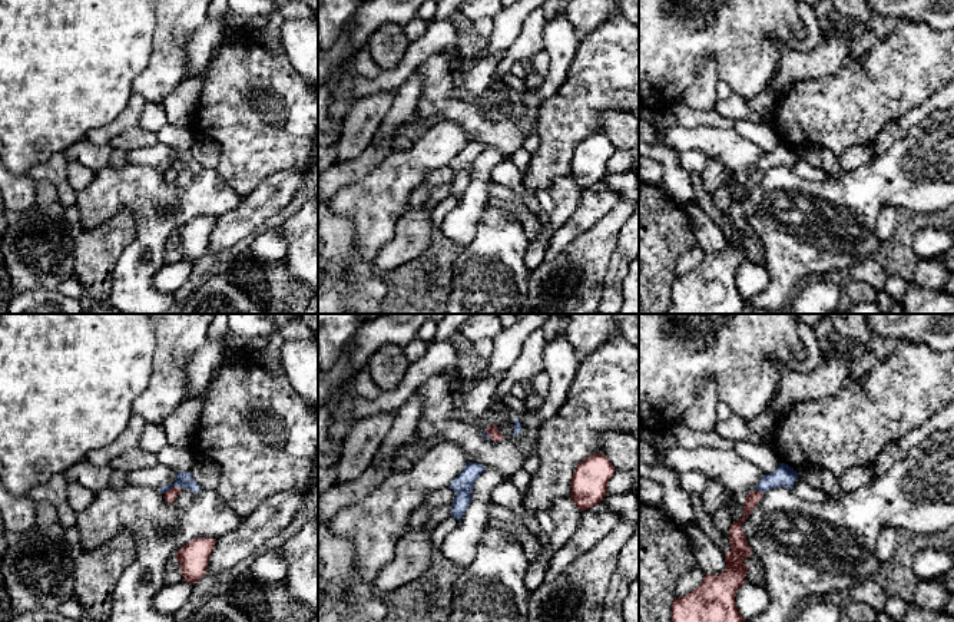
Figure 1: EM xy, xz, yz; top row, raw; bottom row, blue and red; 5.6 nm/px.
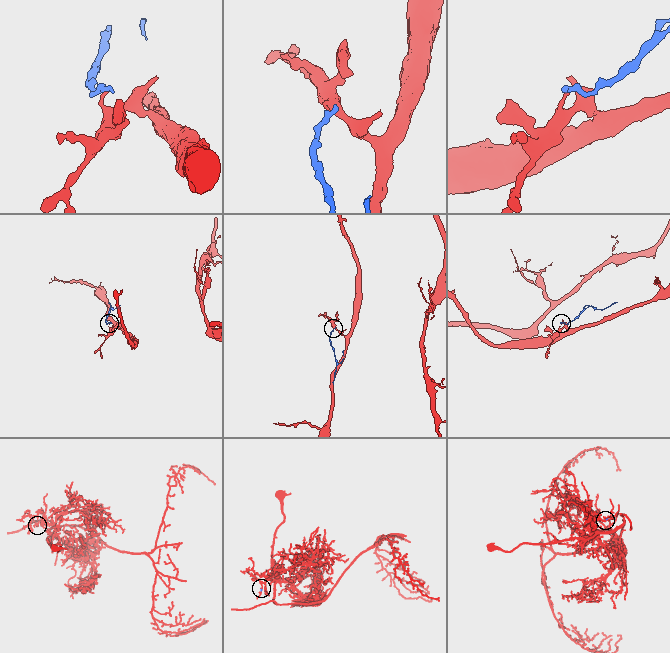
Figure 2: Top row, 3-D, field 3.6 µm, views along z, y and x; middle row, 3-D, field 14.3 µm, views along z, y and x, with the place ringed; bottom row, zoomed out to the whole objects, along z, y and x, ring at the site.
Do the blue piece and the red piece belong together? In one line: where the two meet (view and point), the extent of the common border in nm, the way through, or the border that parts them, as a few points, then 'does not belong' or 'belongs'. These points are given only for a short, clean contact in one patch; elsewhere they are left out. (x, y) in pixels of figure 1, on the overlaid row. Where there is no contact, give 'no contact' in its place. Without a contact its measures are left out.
contact xy (172, 486); length 100 nm; border xy (181, 486), (172, 486), (165, 493); does not belong

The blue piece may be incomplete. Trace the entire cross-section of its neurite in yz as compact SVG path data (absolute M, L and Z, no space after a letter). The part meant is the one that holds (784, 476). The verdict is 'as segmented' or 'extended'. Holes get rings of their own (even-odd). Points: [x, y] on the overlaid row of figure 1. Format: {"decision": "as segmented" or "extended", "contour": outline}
{"decision": "as segmented", "contour": "M781 463L774 473L765 474L761 479L759 484L756 486L756 490L762 493L766 493L768 490L776 487L788 487L792 490L796 479L798 479L798 473L788 464Z"}

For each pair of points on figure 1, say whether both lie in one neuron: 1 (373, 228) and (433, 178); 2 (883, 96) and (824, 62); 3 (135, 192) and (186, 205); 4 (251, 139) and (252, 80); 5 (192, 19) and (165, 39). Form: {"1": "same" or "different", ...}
{"1": "different", "2": "different", "3": "same", "4": "same", "5": "same"}

